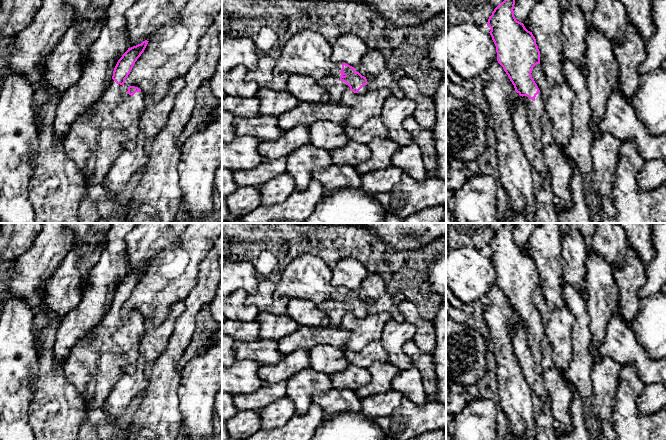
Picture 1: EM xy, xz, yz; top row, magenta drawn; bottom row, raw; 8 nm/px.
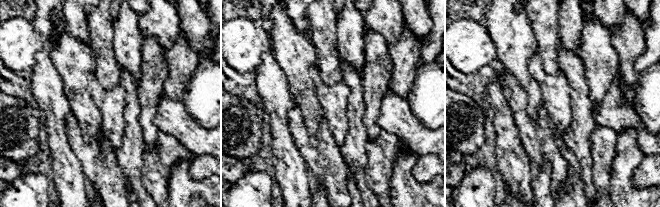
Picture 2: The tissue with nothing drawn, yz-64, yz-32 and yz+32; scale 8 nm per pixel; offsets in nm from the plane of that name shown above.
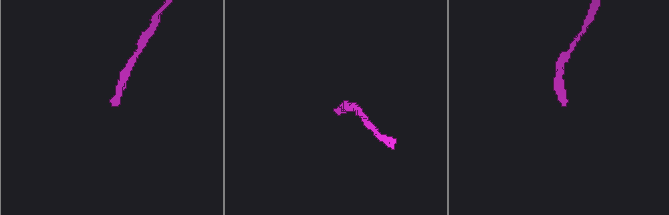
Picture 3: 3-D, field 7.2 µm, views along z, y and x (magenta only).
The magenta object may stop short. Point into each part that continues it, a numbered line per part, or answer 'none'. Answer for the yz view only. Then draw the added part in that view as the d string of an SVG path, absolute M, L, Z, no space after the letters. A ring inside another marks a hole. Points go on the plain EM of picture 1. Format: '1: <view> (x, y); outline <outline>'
1: yz (536, 336); outline M538 317L534 325L527 320L523 320L522 323L527 331L528 344L532 355L537 362L540 362L542 360L542 344L547 342L542 319Z

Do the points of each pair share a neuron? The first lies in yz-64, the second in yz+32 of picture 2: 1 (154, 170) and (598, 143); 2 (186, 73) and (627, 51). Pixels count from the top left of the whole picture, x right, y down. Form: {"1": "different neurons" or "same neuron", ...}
{"1": "same neuron", "2": "same neuron"}

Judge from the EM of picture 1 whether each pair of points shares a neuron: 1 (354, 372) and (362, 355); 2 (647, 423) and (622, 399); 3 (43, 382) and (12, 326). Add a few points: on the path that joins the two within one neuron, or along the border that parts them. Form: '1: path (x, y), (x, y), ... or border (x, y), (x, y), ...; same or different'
1: border (350, 363), (367, 368); different
2: path (639, 422), (625, 407); same
3: border (37, 350), (37, 370), (30, 382), (31, 393); different

